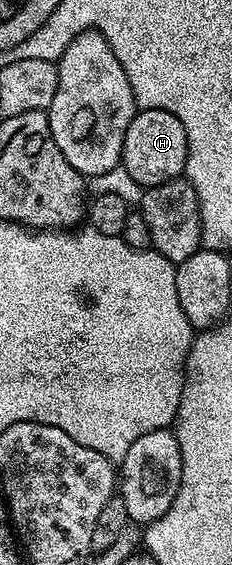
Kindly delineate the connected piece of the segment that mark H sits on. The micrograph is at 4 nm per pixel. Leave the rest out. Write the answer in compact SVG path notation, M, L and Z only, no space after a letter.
M162 109L137 110L136 116L130 121L130 129L126 129L126 141L122 141L120 161L126 173L130 173L140 187L147 189L181 178L187 160L186 129L182 129L182 121L178 121L175 114Z

